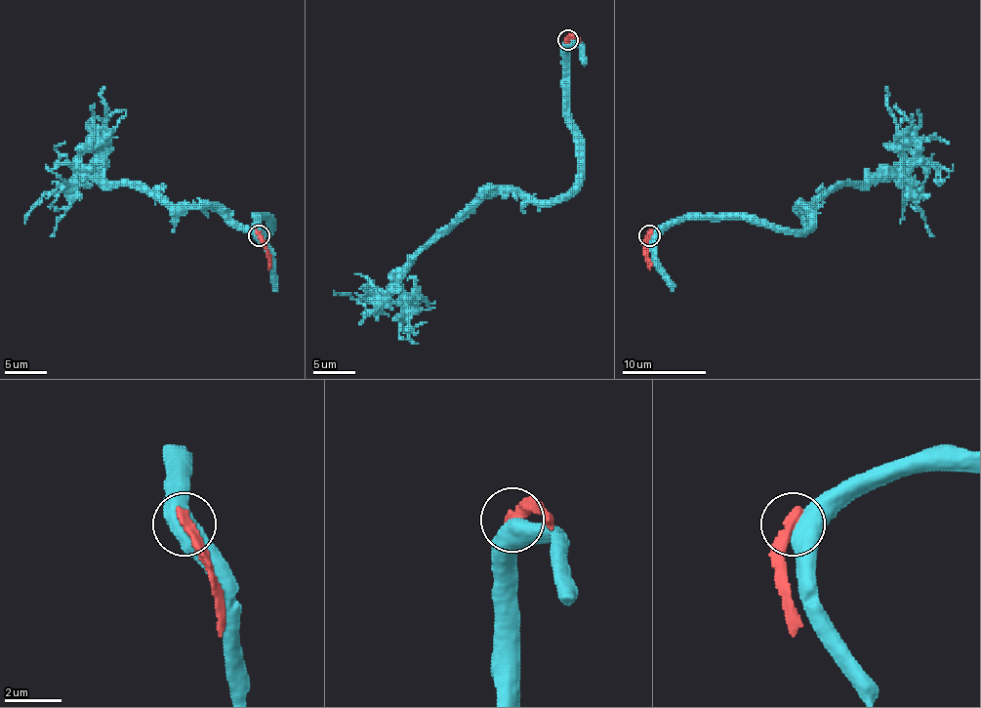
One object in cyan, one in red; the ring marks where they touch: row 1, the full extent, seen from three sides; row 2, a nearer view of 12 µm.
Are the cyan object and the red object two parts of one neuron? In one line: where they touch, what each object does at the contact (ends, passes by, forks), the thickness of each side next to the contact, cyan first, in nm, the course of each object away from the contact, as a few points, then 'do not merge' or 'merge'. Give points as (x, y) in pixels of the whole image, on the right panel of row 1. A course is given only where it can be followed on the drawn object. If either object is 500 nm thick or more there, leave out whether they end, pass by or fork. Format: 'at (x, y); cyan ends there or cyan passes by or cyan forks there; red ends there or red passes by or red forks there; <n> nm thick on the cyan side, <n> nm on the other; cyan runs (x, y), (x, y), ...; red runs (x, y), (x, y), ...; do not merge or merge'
at (649, 235); 600 nm thick on the cyan side, 420 nm on the other; cyan runs (650, 236), (685, 219), (803, 231), (801, 209), (887, 179), (900, 149), (953, 164); red runs (650, 236), (650, 270); do not merge

